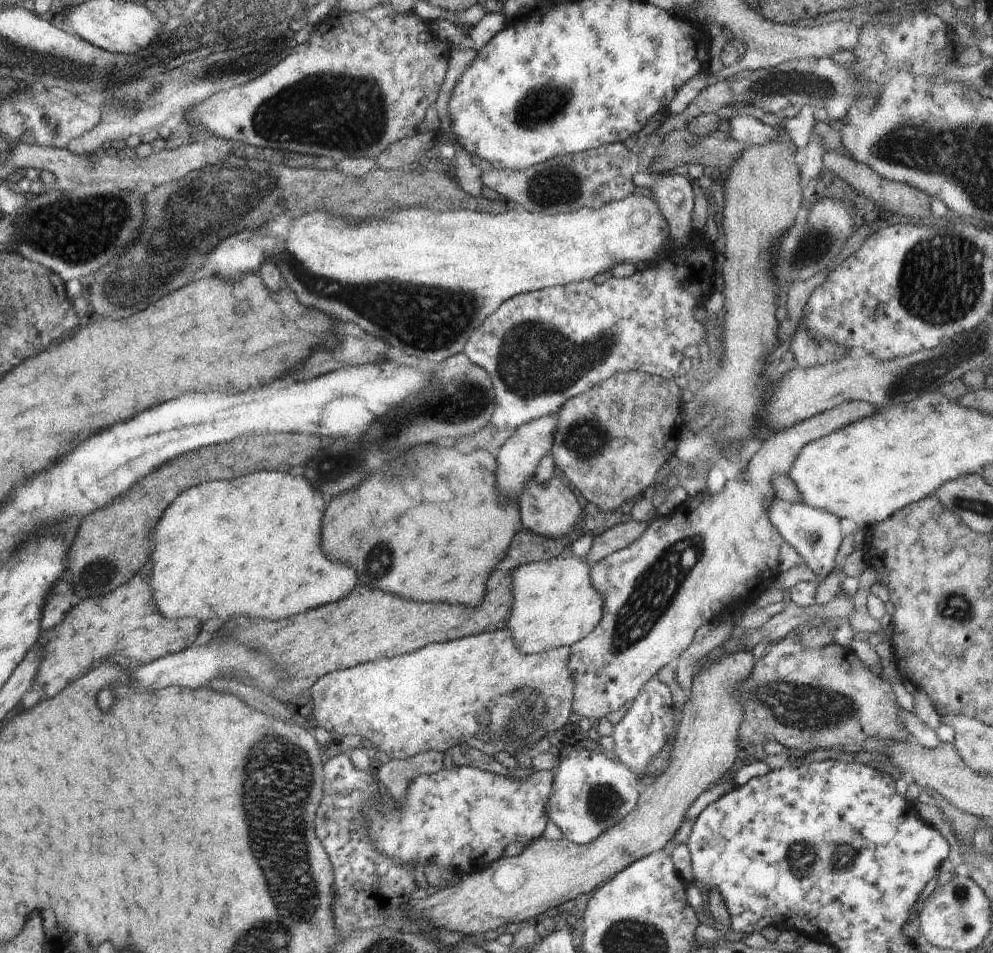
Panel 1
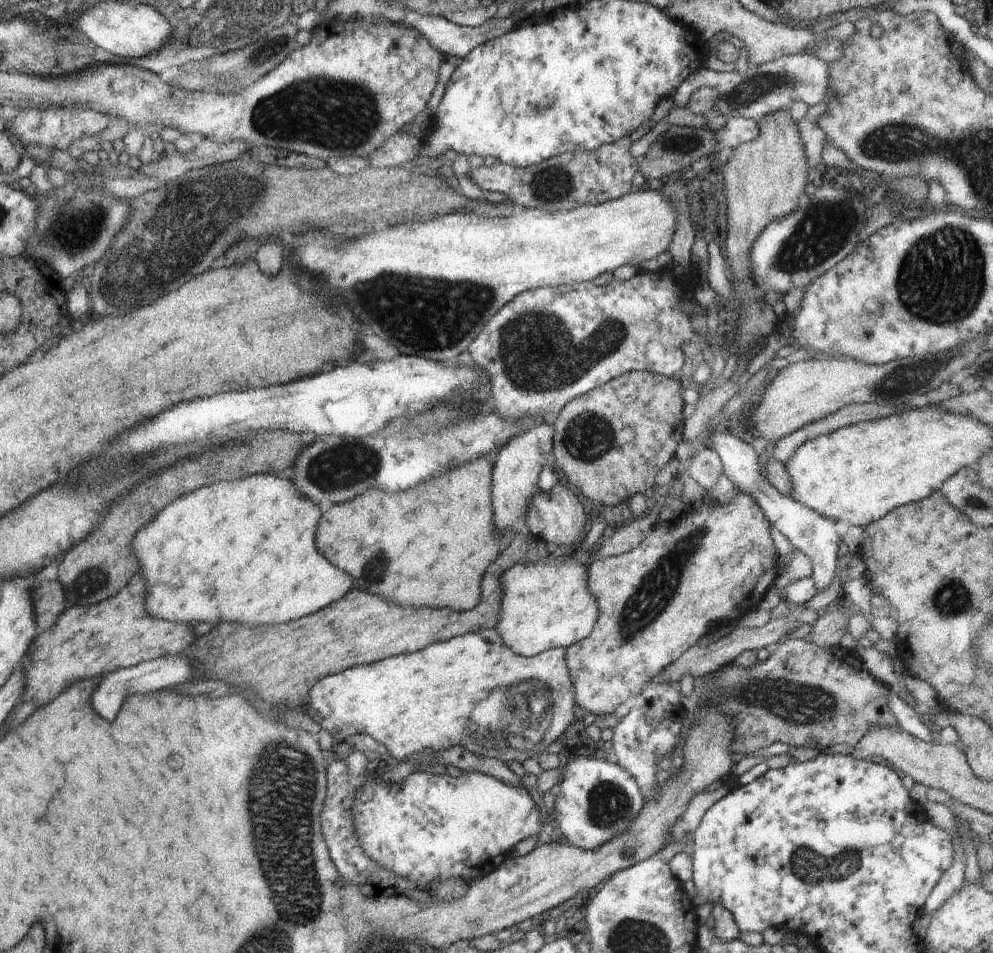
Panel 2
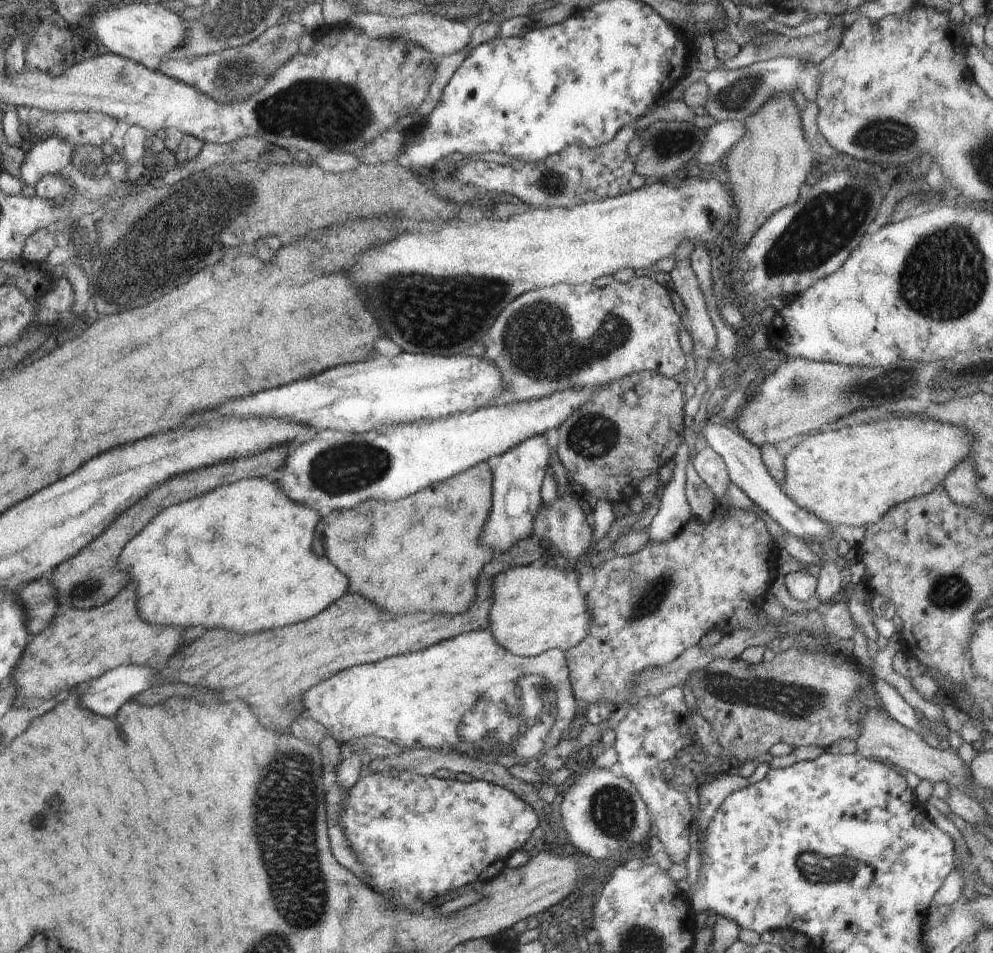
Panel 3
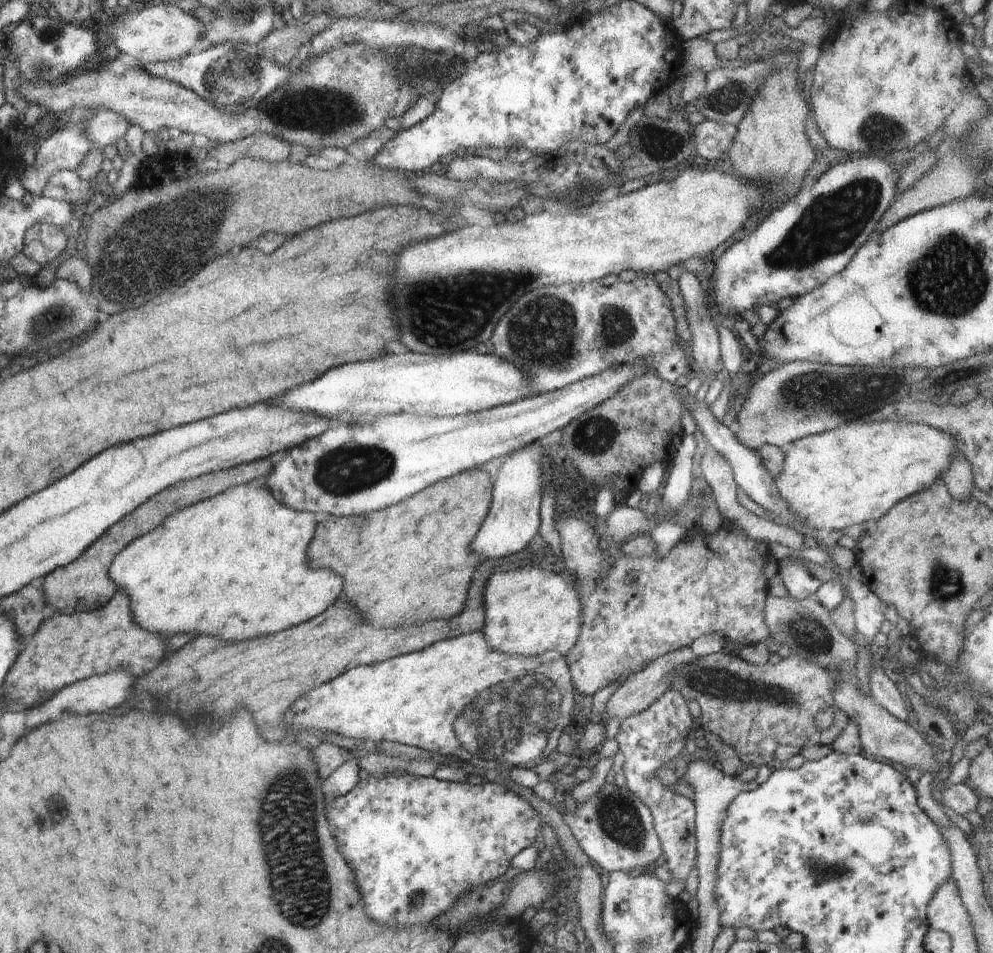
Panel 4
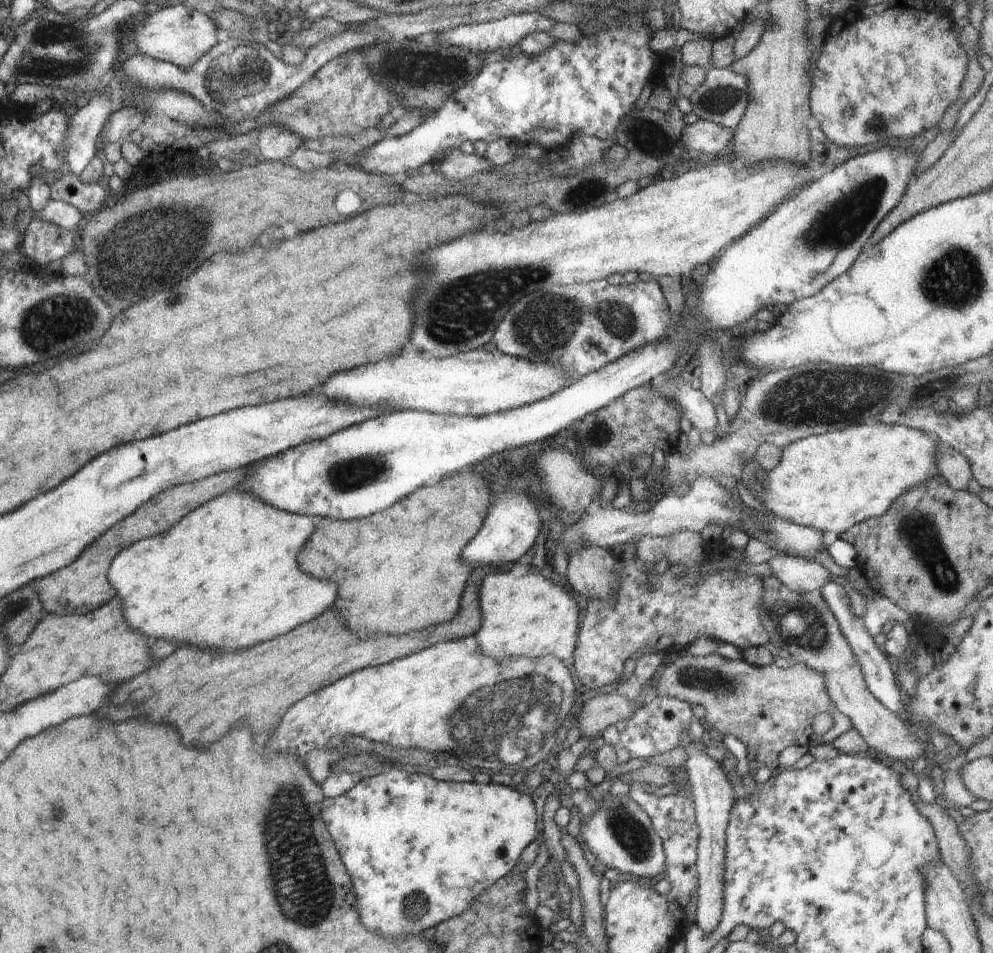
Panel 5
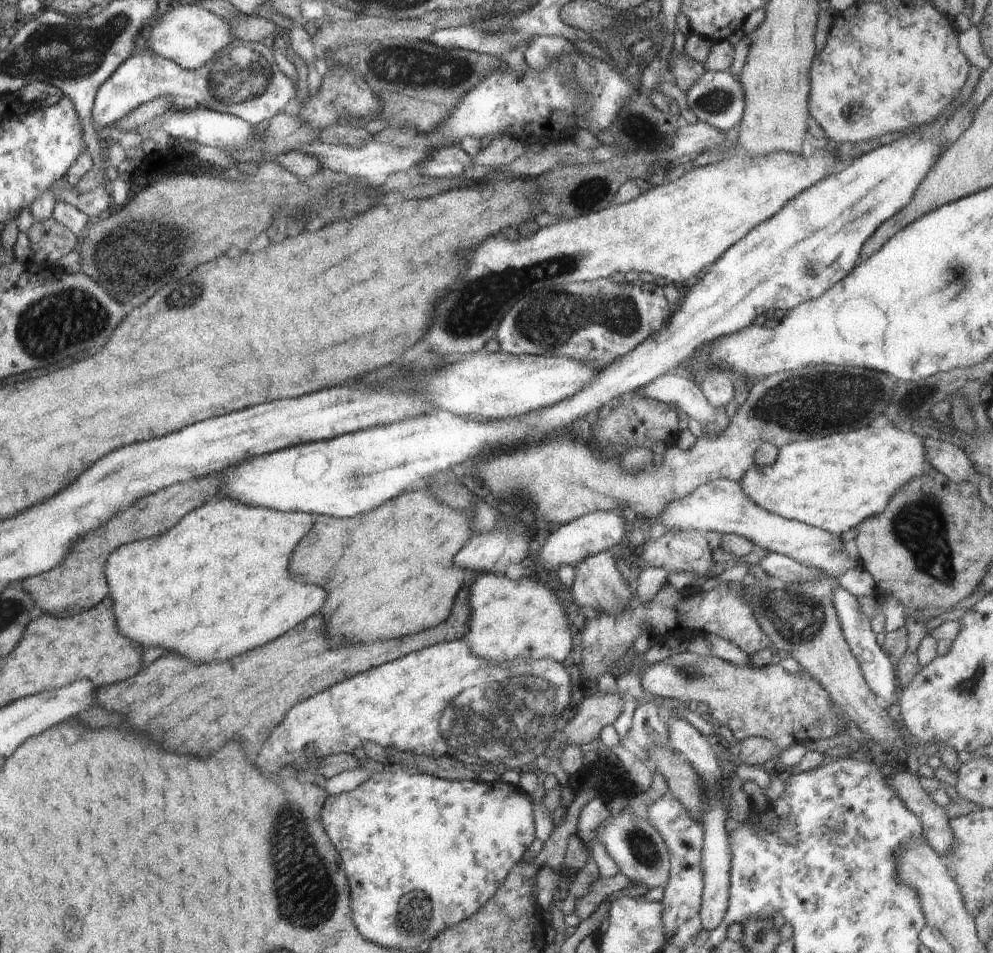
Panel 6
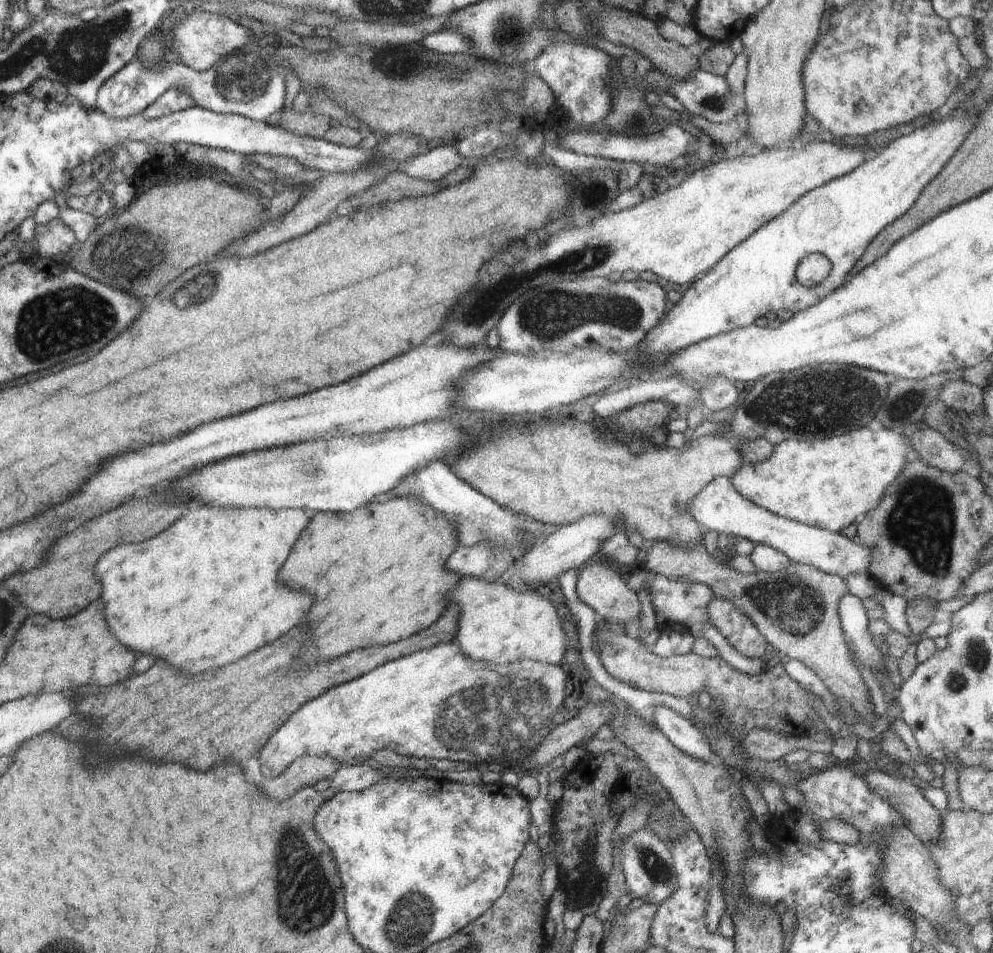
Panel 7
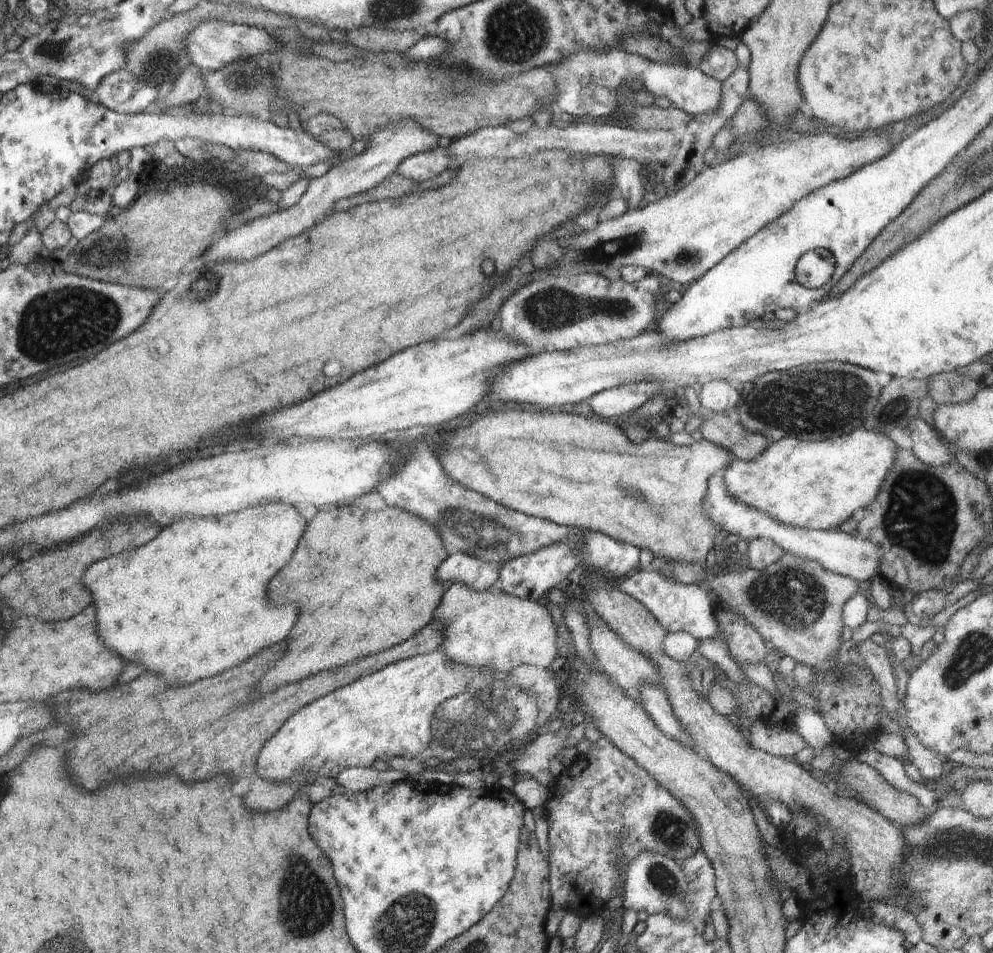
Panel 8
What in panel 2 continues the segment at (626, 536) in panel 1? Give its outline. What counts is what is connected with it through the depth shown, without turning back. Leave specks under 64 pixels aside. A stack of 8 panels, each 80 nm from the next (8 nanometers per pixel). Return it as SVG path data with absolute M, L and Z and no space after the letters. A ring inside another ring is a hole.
M654 505L653 512L645 518L622 526L614 535L606 538L602 548L596 552L600 558L615 557L630 552L641 545L644 537L654 528L660 508Z

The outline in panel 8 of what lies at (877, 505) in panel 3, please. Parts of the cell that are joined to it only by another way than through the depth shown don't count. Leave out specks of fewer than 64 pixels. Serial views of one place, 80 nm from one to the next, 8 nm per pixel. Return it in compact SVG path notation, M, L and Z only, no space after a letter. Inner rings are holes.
M858 428L823 441L801 441L786 437L769 442L752 460L743 461L734 456L729 466L726 465L717 474L723 478L732 498L770 516L777 523L808 530L828 530L840 526L852 516L858 516L860 510L876 498L884 478L894 464L897 450L898 447L888 435L866 428Z

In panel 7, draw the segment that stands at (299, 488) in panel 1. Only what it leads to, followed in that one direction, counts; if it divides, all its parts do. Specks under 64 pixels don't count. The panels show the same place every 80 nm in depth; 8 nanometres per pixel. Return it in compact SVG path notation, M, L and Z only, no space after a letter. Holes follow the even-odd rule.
M202 505L196 510L189 511L186 516L175 520L166 530L147 541L118 545L116 548L110 549L99 557L93 568L93 575L101 587L100 599L103 600L103 613L110 632L124 648L133 651L137 656L150 655L155 662L167 662L176 671L188 675L225 667L278 640L282 634L286 634L290 628L294 628L302 620L302 616L308 612L308 608L312 606L310 596L306 596L302 592L294 592L289 587L282 585L278 578L279 570L289 557L300 532L308 526L310 519L304 514L304 511L302 509L271 509L266 507L226 510Z

